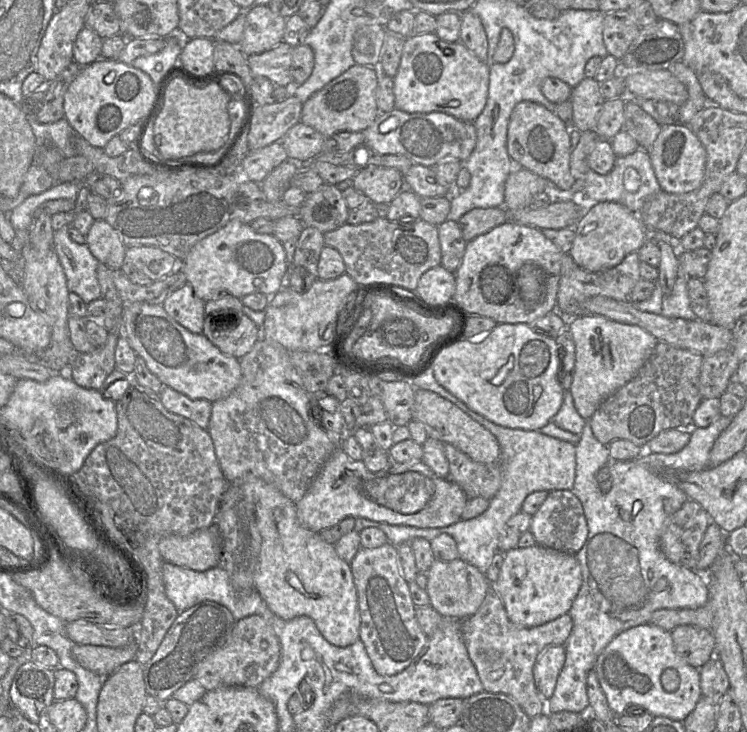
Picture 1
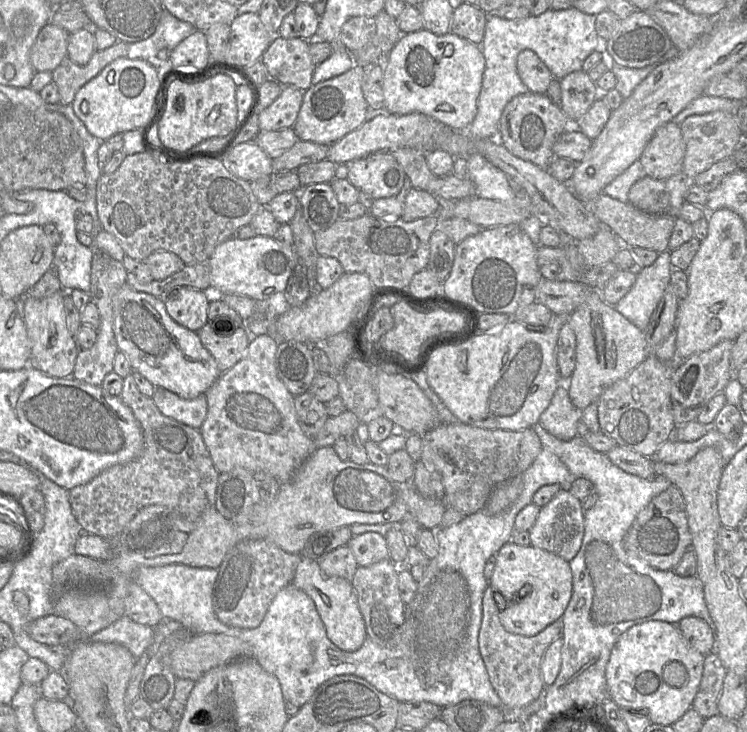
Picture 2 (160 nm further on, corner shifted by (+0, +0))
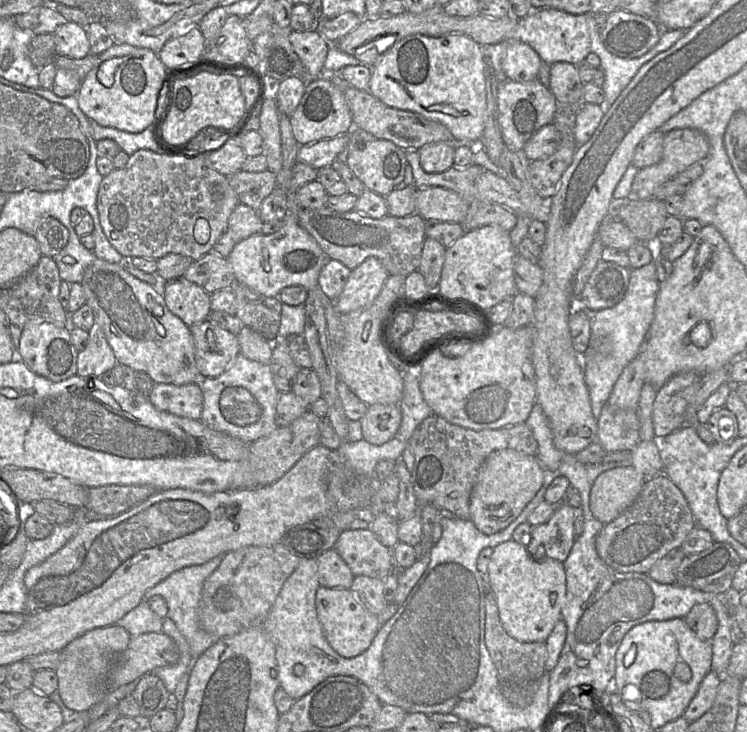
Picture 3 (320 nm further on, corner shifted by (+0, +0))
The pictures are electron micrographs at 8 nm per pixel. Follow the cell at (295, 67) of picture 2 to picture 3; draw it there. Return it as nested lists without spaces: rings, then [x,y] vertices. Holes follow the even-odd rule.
[[[315,29],[307,32],[291,30],[289,40],[311,78],[322,76],[324,63],[331,44]]]

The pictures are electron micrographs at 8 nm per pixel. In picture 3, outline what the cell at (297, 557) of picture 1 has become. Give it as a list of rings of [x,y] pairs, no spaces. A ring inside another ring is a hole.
[[[320,585],[316,592],[317,615],[324,635],[333,650],[345,658],[353,658],[366,651],[380,627],[399,607],[395,603],[388,603],[380,614],[375,615],[361,604],[350,588],[327,588]]]

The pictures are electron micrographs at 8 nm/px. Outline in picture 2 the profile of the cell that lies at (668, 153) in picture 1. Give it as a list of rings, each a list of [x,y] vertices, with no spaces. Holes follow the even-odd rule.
[[[670,121],[656,130],[639,160],[647,176],[662,180],[681,171],[684,155],[680,125]]]

